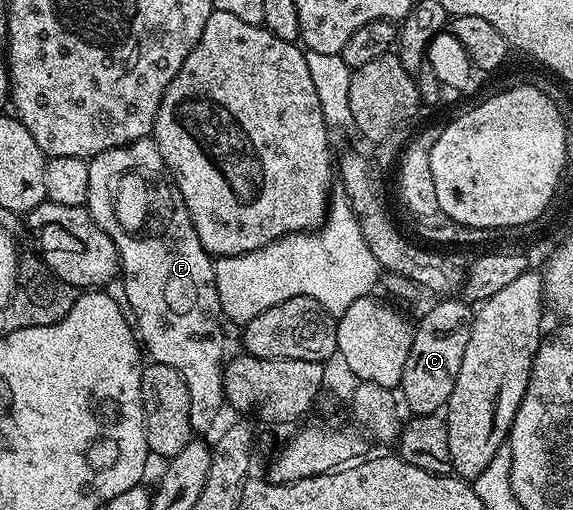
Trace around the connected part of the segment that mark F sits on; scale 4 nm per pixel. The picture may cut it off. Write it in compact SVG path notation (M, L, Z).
M152 137L140 138L138 142L129 142L125 146L116 146L110 150L99 152L94 158L88 159L88 164L91 177L89 187L87 187L87 209L90 216L99 224L99 228L103 228L103 232L107 232L107 236L111 236L111 240L121 257L120 277L127 288L125 306L131 312L135 312L135 316L137 317L135 330L139 335L140 345L144 347L148 357L152 361L159 364L167 364L167 368L175 368L175 372L179 372L179 376L183 376L183 380L187 384L187 396L191 396L191 424L193 425L193 429L197 432L209 430L213 426L213 421L217 418L217 409L220 406L224 407L226 405L225 385L223 384L222 373L227 353L225 354L225 334L221 331L223 315L221 313L221 305L219 304L219 292L215 284L214 259L203 248L203 244L199 244L199 236L195 232L195 224L191 224L191 216L187 212L187 204L179 192L177 181L169 173L163 156L159 156L159 148Z

